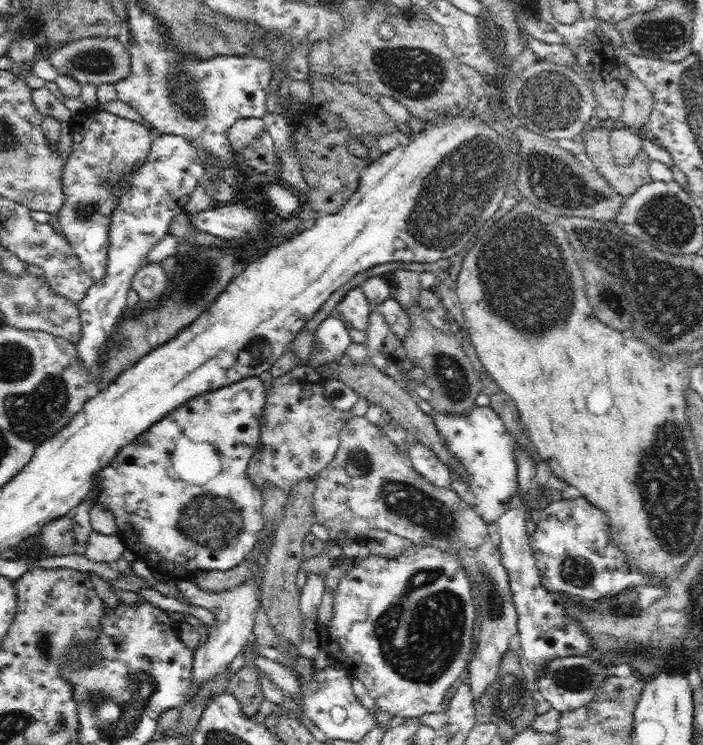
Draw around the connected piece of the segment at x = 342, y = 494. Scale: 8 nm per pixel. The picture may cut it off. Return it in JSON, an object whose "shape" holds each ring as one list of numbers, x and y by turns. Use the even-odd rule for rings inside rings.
{"shape":[[357,414,349,418,340,430,339,448,334,460,316,476,313,515,315,521,327,529,329,539,334,543,346,538,357,540,375,530,374,528,379,528,413,544,430,545,460,557,460,564,471,579,471,584,478,586,479,597,476,605,478,615,482,618,477,650,469,661,469,668,464,677,470,685,474,703,493,688,502,656,508,653,510,638,518,634,518,614,512,599,508,571,502,565,500,548,492,542,487,523,470,505,466,505,453,489,432,485,414,469,408,454,400,452,378,424,370,423,364,415]]}

